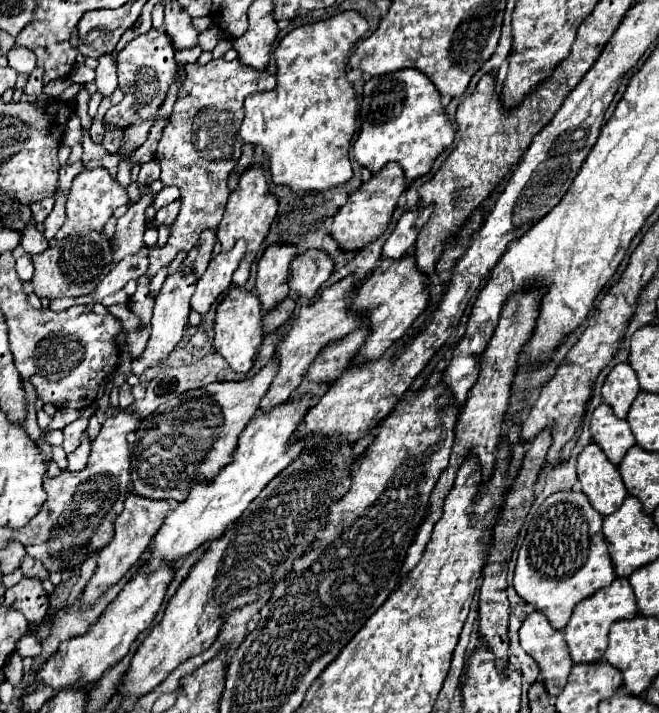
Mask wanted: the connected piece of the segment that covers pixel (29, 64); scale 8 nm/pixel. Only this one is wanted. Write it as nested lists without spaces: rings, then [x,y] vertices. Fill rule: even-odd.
[[[24,47],[20,49],[10,49],[8,53],[8,65],[14,67],[18,73],[24,73],[24,75],[30,75],[36,67],[36,55]]]

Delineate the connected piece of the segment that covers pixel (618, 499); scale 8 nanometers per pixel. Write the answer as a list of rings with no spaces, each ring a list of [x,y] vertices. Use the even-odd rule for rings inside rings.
[[[598,443],[586,445],[578,455],[578,479],[582,483],[582,491],[600,515],[616,511],[628,495],[618,467],[612,465]]]

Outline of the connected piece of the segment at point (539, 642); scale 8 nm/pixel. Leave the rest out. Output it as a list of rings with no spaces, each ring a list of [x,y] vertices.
[[[532,611],[520,627],[520,645],[542,669],[542,681],[550,695],[558,695],[574,665],[562,631],[554,629],[540,611]]]

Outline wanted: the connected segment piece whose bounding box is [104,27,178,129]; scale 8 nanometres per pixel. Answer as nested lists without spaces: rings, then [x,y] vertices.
[[[154,27],[148,33],[132,39],[118,53],[116,63],[118,63],[118,89],[124,93],[124,99],[116,107],[110,107],[106,111],[104,121],[114,127],[124,129],[124,127],[136,123],[138,119],[148,119],[148,117],[156,115],[156,109],[164,101],[168,87],[176,79],[178,65],[174,61],[174,47],[172,47],[170,39]]]

